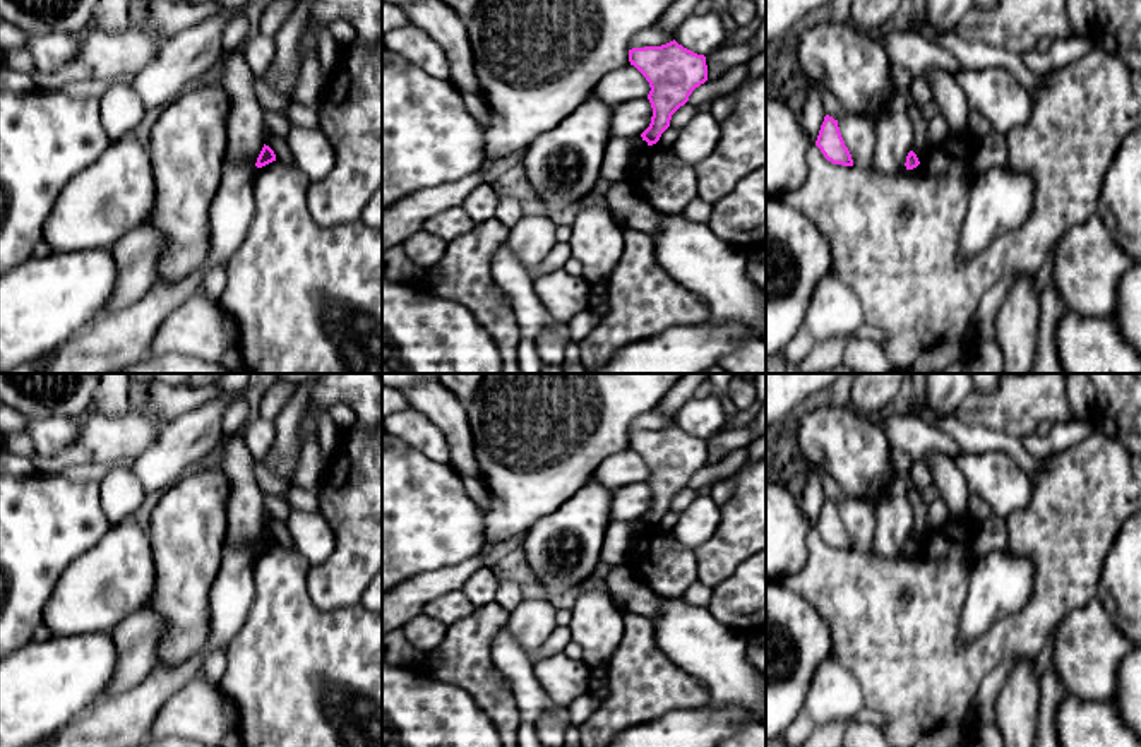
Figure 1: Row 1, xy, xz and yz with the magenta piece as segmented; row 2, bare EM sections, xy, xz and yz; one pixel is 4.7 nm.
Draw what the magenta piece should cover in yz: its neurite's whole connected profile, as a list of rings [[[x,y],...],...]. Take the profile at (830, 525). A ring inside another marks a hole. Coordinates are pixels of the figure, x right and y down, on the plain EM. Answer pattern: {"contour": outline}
{"contour": [[[824,500],[815,529],[833,548],[853,550],[851,538],[841,521],[838,504],[834,504],[833,500]]]}

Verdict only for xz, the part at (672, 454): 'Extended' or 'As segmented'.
As segmented

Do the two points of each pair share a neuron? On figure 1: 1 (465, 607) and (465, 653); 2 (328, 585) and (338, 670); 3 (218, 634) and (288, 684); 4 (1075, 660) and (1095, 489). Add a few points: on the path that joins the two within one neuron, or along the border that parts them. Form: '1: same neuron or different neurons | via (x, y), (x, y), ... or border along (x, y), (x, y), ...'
1: different neurons | border along (475, 609), (449, 626)
2: different neurons | border along (307, 578), (317, 607), (358, 603)
3: different neurons | border along (249, 605), (245, 622), (225, 646)
4: different neurons | border along (1095, 597), (1068, 612), (1052, 629)

